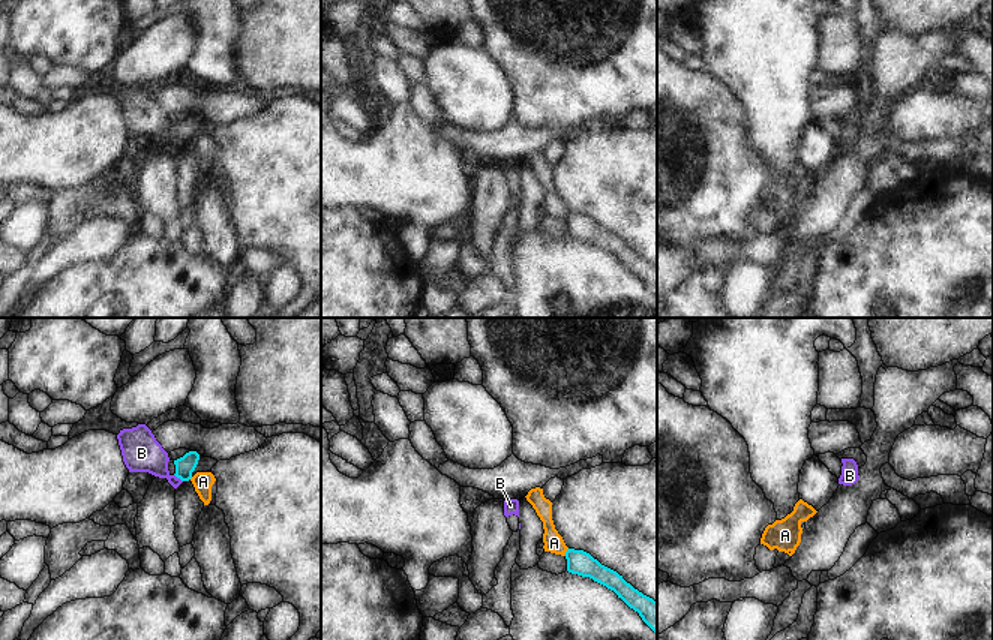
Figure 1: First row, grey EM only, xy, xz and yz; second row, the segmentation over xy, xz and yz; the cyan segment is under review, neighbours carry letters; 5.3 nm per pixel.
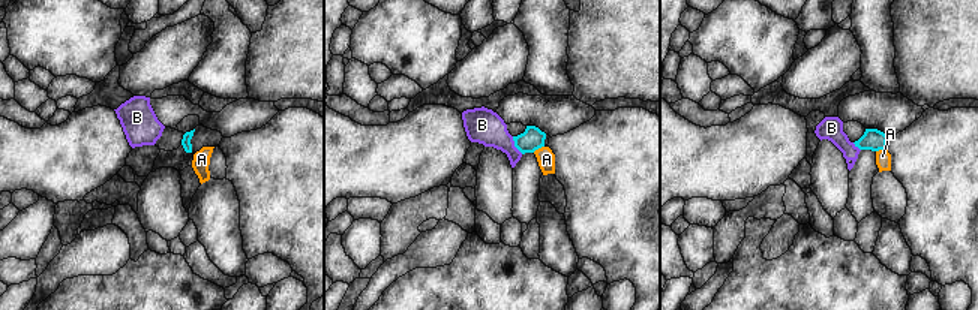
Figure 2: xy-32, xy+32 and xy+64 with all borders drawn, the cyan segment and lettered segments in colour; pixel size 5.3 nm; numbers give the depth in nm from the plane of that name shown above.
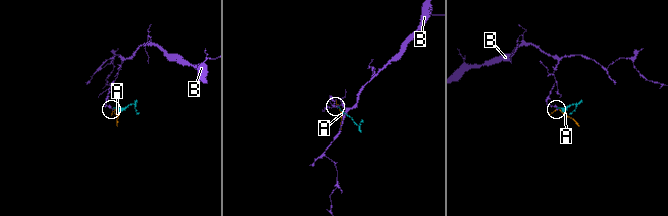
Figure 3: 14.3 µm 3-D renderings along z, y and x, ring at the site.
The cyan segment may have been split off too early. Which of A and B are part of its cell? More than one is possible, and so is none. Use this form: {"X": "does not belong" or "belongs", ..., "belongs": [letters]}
{"A": "does not belong", "B": "does not belong", "belongs": []}

